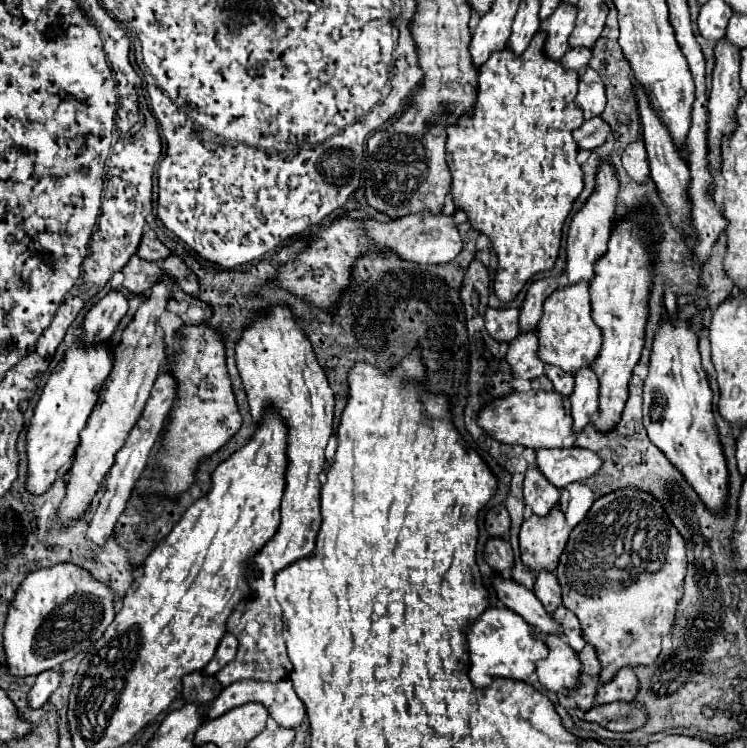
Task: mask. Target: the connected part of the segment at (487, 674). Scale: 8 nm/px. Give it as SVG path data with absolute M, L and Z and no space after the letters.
M487 608L467 632L469 678L477 688L485 688L485 678L511 678L527 682L535 672L535 662L547 656L547 646L533 638L533 628L513 610Z

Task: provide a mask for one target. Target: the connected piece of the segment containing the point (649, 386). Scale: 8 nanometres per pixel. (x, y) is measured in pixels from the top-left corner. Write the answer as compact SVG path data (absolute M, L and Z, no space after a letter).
M665 310L653 336L649 374L643 384L643 426L651 442L697 490L703 504L711 512L721 514L727 498L727 468L713 422L711 388L701 366L697 334L691 330L691 322L681 318L679 310L675 314Z

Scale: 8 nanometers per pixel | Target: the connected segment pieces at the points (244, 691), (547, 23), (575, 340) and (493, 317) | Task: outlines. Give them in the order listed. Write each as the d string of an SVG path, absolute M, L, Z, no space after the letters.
M285 678L285 680L275 682L275 684L271 684L271 682L255 682L255 680L241 680L241 682L235 682L233 686L227 686L219 694L219 698L211 706L207 706L207 710L205 710L205 722L207 720L213 720L213 718L219 718L221 714L225 714L225 712L229 712L229 710L233 710L237 706L243 706L247 702L259 702L259 704L263 704L269 710L269 716L279 726L285 726L285 728L295 728L305 718L305 706L299 700L299 696L295 694L291 680Z
M561 4L557 8L557 12L553 12L553 16L549 16L547 20L541 22L541 32L547 34L545 52L549 52L555 62L559 62L563 58L563 54L569 50L567 38L575 26L575 16L577 16L575 6Z
M587 282L567 286L565 290L555 290L543 306L543 316L537 324L539 336L539 360L561 368L567 374L575 374L581 368L593 364L601 350L601 330L591 318L589 310L589 286Z
M489 308L485 312L485 328L491 338L497 342L511 342L519 334L519 310L517 308L503 308L495 310Z

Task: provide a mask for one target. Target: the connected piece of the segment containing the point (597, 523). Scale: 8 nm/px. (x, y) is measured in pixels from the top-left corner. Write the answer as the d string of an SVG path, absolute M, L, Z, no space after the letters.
M623 488L593 502L587 516L573 528L555 570L555 576L563 590L563 606L579 618L583 638L587 642L587 646L579 652L579 660L583 666L579 684L573 688L573 692L569 692L577 708L593 708L599 678L605 684L625 666L647 666L657 660L661 652L661 638L667 636L673 628L677 598L681 598L683 594L685 568L685 540L669 522L661 502L657 502L651 494L635 488Z

